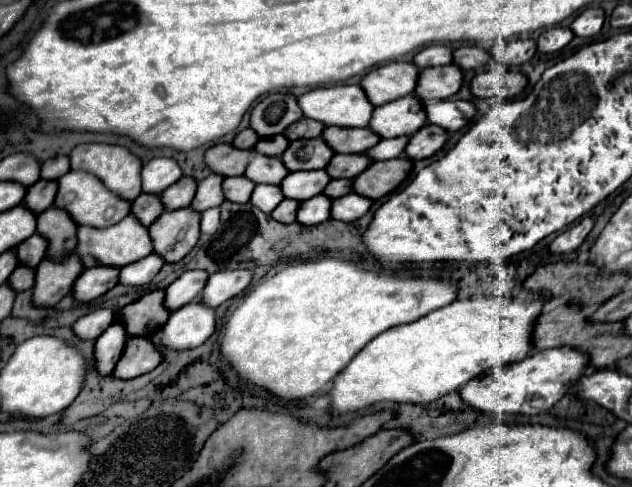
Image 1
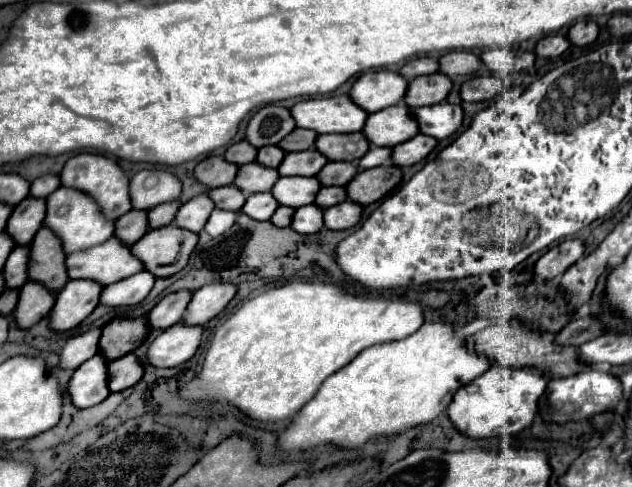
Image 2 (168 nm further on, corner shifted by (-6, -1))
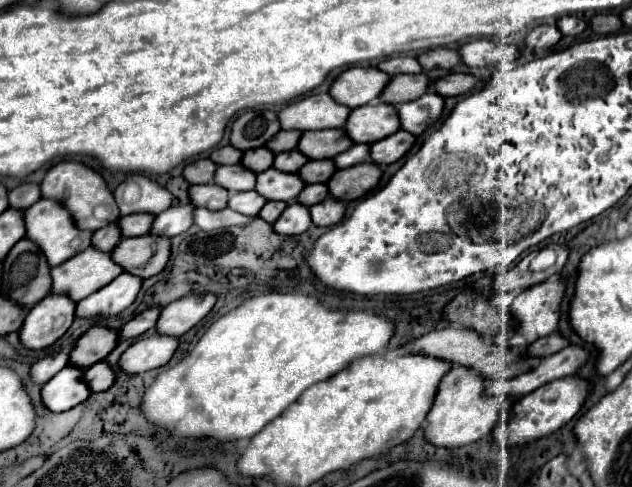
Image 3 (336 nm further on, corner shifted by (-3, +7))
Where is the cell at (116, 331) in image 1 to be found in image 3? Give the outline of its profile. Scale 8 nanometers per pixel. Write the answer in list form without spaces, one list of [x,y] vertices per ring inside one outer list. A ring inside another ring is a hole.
[[[66,366],[62,368],[48,384],[42,388],[42,400],[52,412],[66,412],[90,398],[92,390],[88,390],[88,382],[84,382],[84,370],[76,370],[76,366]]]

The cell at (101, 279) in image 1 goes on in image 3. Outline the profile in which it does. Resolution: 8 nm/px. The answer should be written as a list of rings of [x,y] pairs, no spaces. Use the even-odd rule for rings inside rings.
[[[48,294],[38,302],[24,320],[20,340],[26,348],[46,348],[54,344],[74,322],[76,302],[66,294]]]

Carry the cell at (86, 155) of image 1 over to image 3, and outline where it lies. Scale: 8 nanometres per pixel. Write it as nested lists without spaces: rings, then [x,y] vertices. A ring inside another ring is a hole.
[[[62,160],[56,166],[52,166],[46,172],[40,188],[42,188],[42,198],[60,200],[70,210],[76,224],[84,230],[94,232],[94,230],[114,222],[116,218],[120,218],[120,210],[116,206],[114,194],[110,192],[106,180],[94,168],[90,168],[78,160]]]

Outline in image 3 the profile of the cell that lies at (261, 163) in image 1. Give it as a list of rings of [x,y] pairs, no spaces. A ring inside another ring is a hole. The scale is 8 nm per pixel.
[[[242,164],[232,166],[218,166],[214,174],[214,182],[226,190],[242,192],[242,190],[254,190],[256,186],[256,172],[244,168]]]

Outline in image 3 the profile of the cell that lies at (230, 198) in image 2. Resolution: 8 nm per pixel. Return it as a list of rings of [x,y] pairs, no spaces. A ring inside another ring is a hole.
[[[202,184],[190,188],[190,200],[196,206],[206,206],[208,210],[222,210],[228,204],[228,190],[216,184]]]

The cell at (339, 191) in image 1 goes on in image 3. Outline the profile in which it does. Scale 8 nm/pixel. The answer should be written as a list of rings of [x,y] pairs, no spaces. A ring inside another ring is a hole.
[[[308,184],[304,186],[304,190],[298,194],[296,202],[304,204],[304,206],[314,206],[318,202],[322,202],[324,198],[328,198],[328,186],[326,184]]]

